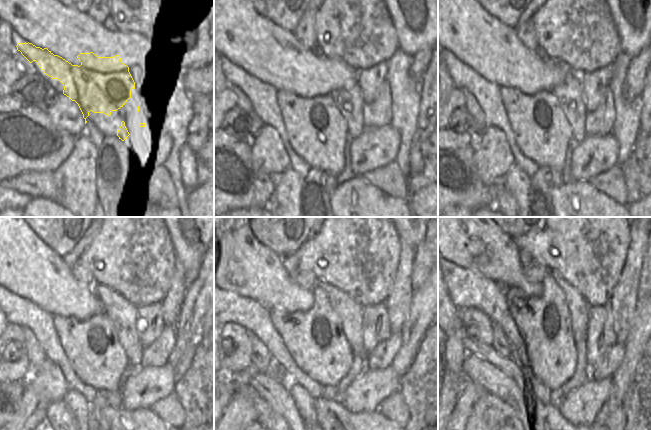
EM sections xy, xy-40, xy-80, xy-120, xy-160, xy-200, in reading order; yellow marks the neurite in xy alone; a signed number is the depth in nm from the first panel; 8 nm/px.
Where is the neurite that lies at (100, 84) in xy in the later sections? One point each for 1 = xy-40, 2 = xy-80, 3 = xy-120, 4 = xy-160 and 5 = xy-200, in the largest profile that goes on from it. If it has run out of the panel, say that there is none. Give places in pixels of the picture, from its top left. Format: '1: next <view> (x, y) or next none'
1: next xy-40 (308, 76)
2: next xy-80 (531, 74)
3: next xy-120 (80, 301)
4: next xy-160 (293, 298)
5: next xy-200 (511, 291)

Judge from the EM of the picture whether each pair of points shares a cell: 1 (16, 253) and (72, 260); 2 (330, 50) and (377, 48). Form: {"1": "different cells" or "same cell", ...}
{"1": "different cells", "2": "same cell"}

